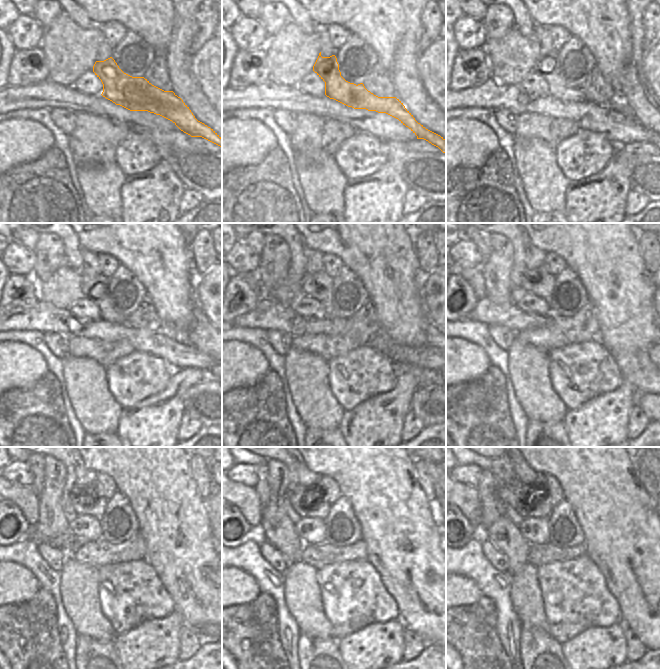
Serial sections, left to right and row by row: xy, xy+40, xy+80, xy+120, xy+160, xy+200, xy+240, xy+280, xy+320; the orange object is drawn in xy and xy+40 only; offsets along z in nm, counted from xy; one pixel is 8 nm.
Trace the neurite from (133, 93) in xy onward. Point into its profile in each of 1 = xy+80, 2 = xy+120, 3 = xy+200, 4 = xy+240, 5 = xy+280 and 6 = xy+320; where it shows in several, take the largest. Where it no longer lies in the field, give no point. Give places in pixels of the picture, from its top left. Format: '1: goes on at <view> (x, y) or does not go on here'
1: goes on at xy+80 (547, 66)
2: goes on at xy+120 (96, 289)
3: goes on at xy+200 (542, 284)
4: goes on at xy+240 (95, 505)
5: goes on at xy+280 (317, 507)
6: goes on at xy+320 (535, 505)

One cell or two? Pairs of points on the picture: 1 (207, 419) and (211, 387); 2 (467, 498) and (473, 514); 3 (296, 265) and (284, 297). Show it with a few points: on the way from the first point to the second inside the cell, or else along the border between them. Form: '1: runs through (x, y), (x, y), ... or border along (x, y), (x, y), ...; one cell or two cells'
1: runs through (211, 413), (211, 395); one cell
2: runs through (469, 502), (472, 510); one cell
3: border along (287, 276), (298, 283); two cells

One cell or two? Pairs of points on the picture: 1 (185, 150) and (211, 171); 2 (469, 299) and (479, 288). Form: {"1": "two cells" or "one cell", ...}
{"1": "one cell", "2": "two cells"}

